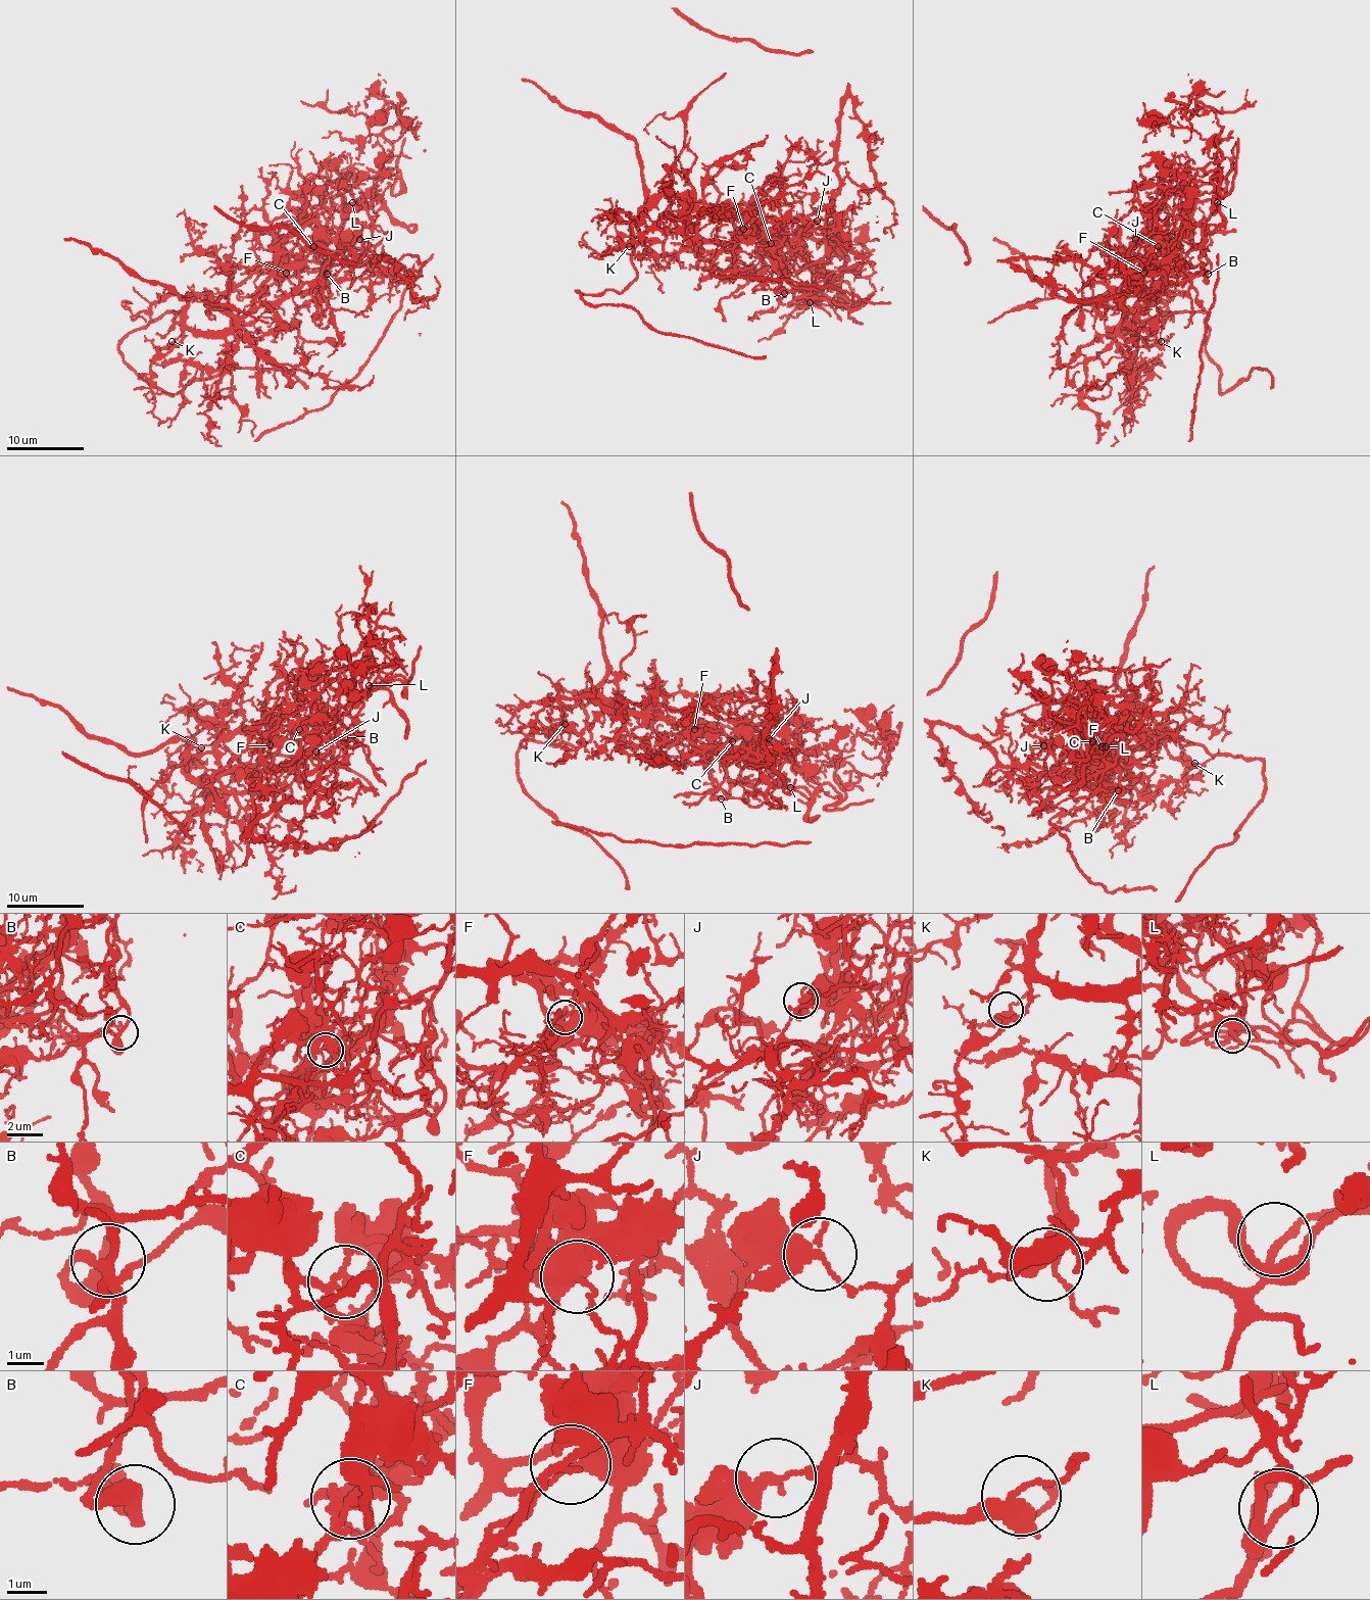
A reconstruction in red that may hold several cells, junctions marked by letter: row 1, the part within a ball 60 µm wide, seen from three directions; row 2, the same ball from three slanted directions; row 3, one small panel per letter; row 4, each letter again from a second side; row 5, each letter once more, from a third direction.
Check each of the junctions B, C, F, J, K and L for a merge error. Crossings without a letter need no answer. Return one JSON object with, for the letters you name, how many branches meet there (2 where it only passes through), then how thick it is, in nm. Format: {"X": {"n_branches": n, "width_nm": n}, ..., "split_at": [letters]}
{"B": {"n_branches": 2, "width_nm": 360}, "C": {"n_branches": 3, "width_nm": 160}, "F": {"n_branches": 3, "width_nm": 280}, "split_at": ["B", "C", "F"]}

